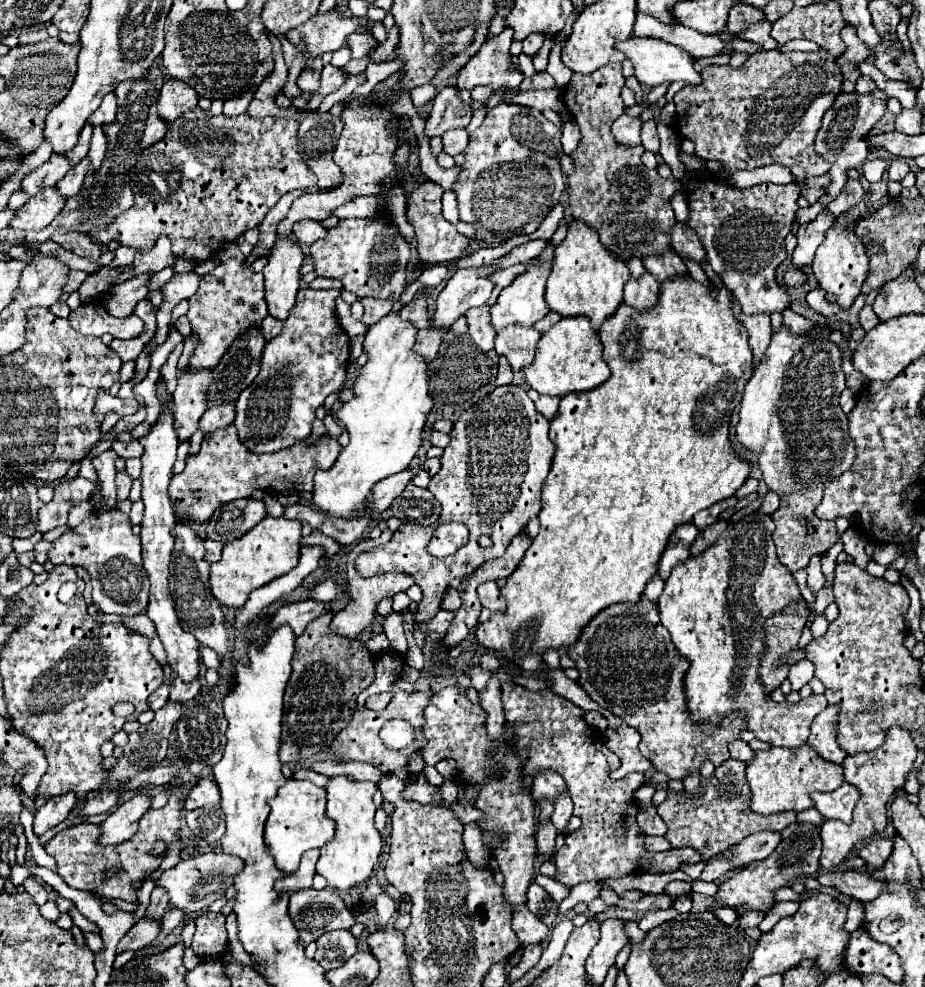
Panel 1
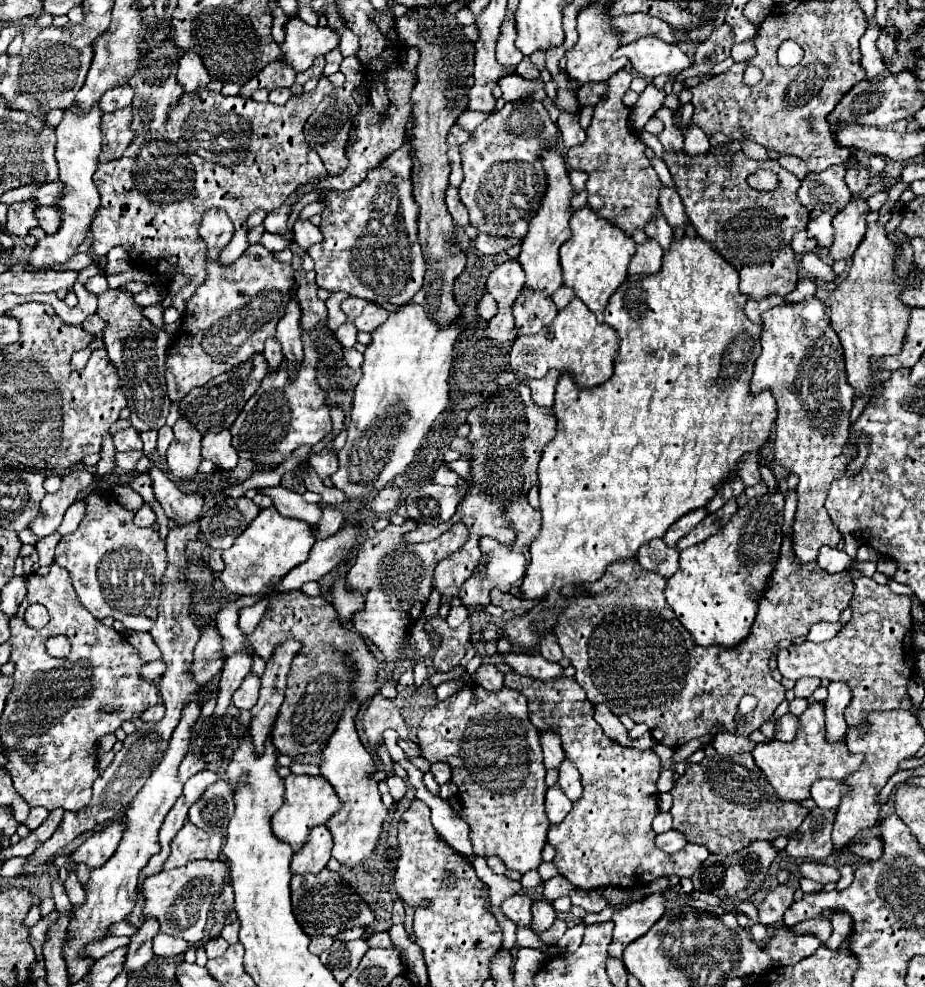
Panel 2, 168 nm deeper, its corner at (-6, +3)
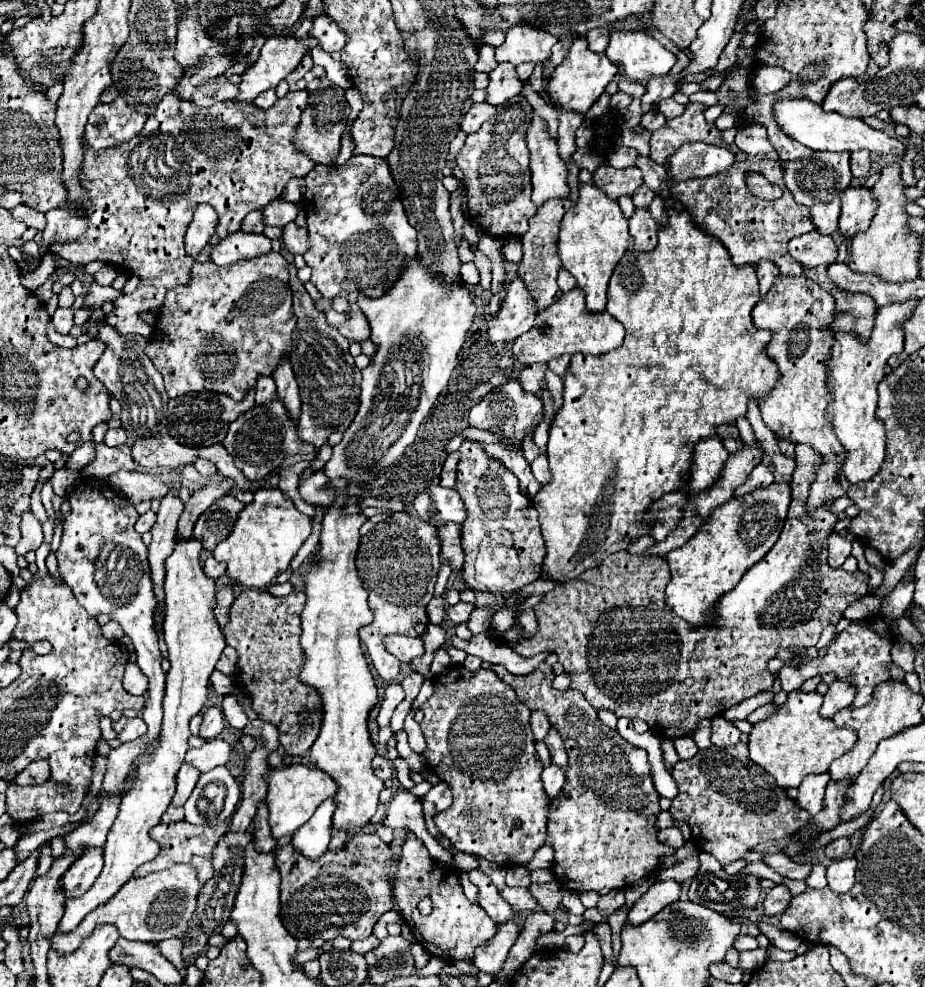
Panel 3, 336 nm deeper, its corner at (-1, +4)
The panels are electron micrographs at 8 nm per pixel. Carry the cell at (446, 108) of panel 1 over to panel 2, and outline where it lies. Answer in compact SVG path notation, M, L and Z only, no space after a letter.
M404 142L396 152L392 152L382 166L368 172L368 176L348 192L330 192L326 202L328 210L324 210L320 230L324 234L322 244L314 244L308 248L310 258L314 260L316 284L330 292L346 290L352 296L366 298L376 304L408 304L412 296L420 290L424 278L424 258L420 252L420 244L416 238L416 220L418 206L412 196L412 156L410 142Z

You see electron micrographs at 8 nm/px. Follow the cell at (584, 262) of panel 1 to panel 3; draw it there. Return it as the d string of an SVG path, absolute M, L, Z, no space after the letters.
M581 185L575 207L571 207L561 221L559 257L563 261L563 267L575 277L577 287L585 291L589 311L605 311L607 283L615 265L631 245L629 221L623 217L619 203L607 199L607 195L603 195L603 191L599 191L595 185Z

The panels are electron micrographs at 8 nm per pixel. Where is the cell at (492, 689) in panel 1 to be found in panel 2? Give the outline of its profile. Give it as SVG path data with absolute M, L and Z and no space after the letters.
M482 664L476 680L480 686L484 686L484 690L490 690L490 692L498 692L504 686L504 674L494 664Z

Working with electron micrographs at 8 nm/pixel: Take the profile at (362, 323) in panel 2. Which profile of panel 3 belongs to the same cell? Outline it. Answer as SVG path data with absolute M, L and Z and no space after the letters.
M351 303L345 315L347 315L347 323L343 323L343 325L337 327L339 333L341 333L345 339L355 341L355 343L361 343L361 341L369 339L369 335L371 335L369 323L367 323L363 311L359 309L359 305L357 305L357 303Z

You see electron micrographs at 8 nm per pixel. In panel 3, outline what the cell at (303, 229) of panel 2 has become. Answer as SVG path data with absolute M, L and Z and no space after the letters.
M289 223L287 227L283 227L281 241L291 255L297 255L297 253L303 255L309 247L309 233L305 227L297 227L295 223Z

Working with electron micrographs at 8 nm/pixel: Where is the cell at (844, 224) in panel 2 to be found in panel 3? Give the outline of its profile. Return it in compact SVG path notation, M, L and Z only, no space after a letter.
M847 187L841 193L841 217L839 231L843 237L853 237L855 233L869 227L875 215L875 195L867 187Z

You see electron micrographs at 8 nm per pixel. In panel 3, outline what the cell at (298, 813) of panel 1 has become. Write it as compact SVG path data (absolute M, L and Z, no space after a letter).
M287 765L281 769L269 767L265 773L267 781L267 807L269 807L269 827L271 835L275 839L283 835L293 835L303 823L309 821L309 817L315 813L315 809L329 797L335 797L337 783L323 773L321 769L307 767L307 765Z

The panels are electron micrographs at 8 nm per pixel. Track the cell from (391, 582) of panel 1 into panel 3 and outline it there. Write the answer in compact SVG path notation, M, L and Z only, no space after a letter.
M395 513L391 521L377 523L371 533L361 537L357 569L359 577L365 583L365 589L369 591L369 607L375 619L371 625L359 631L359 637L371 657L377 675L383 681L395 681L401 671L401 663L383 647L383 637L393 633L419 637L429 625L425 607L433 597L437 573L441 567L439 551L441 541L437 529L409 513Z

